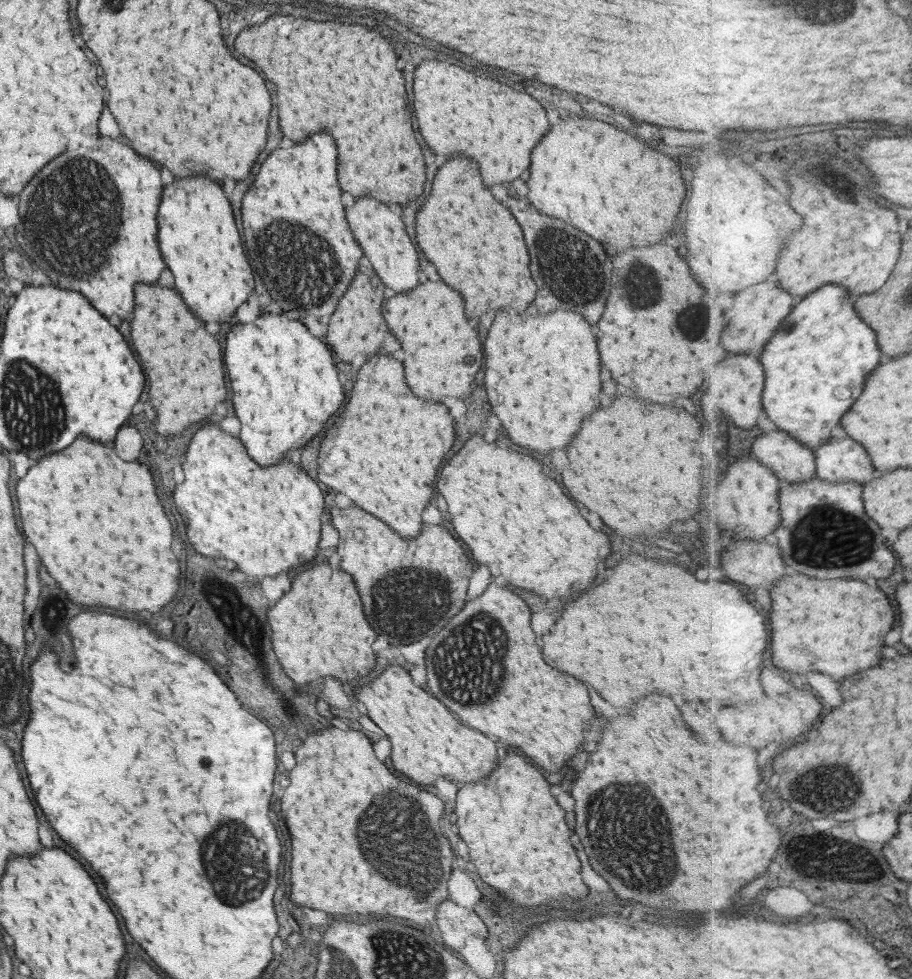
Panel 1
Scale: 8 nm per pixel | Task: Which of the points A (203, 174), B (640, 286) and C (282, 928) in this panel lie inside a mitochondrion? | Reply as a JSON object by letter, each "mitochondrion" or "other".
{"A":"other","B":"mitochondrion","C":"other"}

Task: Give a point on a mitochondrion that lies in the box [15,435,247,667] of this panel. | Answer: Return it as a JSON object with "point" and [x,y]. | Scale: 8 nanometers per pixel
{"point":[48,620]}

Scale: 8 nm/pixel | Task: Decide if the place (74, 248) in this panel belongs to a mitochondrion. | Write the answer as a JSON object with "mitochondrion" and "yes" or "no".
{"mitochondrion":"yes"}

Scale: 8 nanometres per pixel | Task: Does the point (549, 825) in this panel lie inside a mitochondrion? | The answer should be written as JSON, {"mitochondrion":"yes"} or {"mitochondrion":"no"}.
{"mitochondrion":"no"}

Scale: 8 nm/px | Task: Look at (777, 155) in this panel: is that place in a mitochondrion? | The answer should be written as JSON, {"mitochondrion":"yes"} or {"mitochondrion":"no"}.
{"mitochondrion":"no"}

